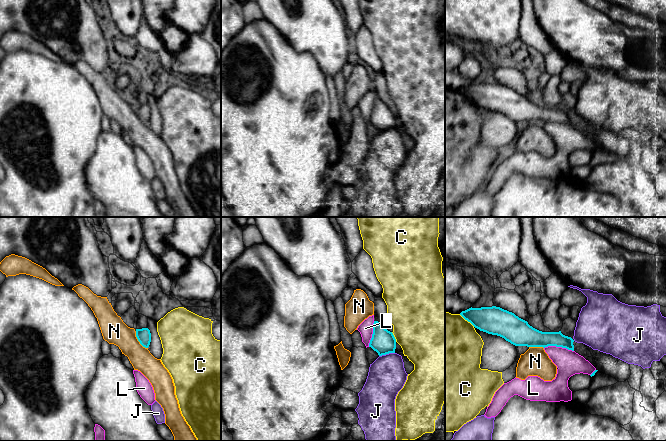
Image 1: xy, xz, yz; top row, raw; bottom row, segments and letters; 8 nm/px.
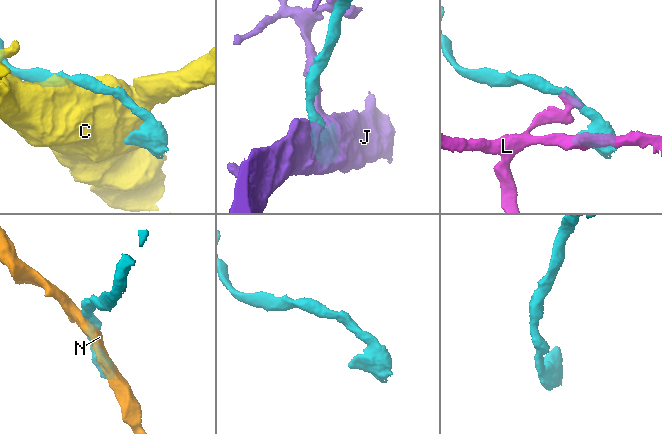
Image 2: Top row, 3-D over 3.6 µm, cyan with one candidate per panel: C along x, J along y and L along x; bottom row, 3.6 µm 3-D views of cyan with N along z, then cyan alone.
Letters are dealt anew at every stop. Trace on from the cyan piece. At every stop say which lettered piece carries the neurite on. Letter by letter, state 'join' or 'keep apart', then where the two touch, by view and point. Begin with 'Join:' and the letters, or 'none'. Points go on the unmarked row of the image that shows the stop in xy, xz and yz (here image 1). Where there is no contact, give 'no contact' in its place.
Join: none
C: keep apart | yz (467, 96)
J: keep apart | xz (386, 129)
L: keep apart | yz (559, 122)
N: keep apart | xy (138, 116)

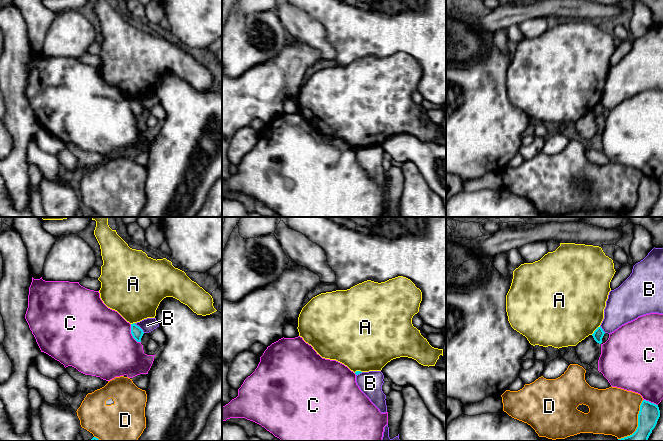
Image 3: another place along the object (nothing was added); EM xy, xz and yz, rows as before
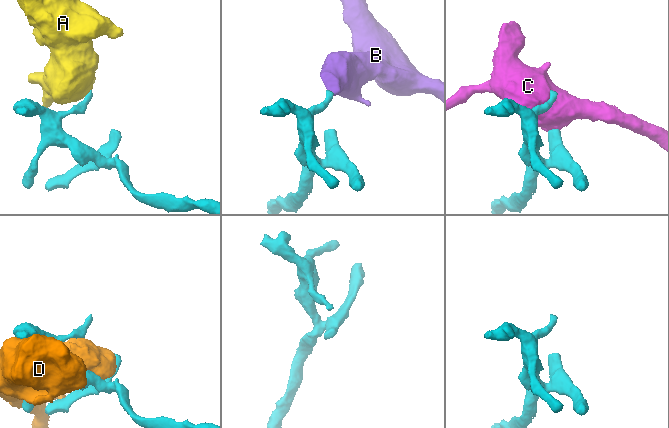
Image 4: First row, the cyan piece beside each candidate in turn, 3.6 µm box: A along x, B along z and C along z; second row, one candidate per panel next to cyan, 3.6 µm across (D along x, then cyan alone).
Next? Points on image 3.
Join: none
A: keep apart | yz (595, 106)
B: keep apart | xy (139, 103)
C: keep apart | xy (131, 109)
D: keep apart | yz (638, 200)

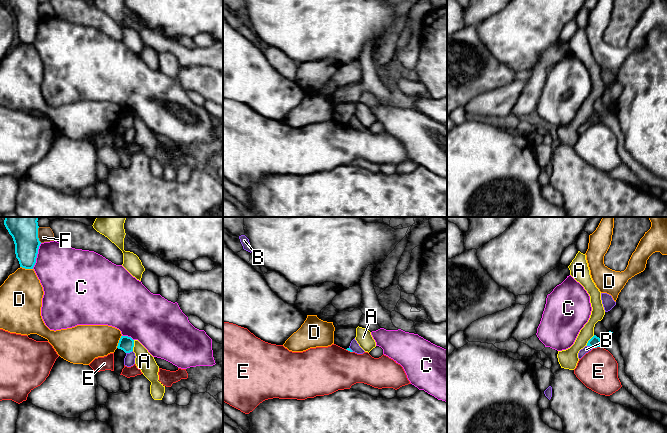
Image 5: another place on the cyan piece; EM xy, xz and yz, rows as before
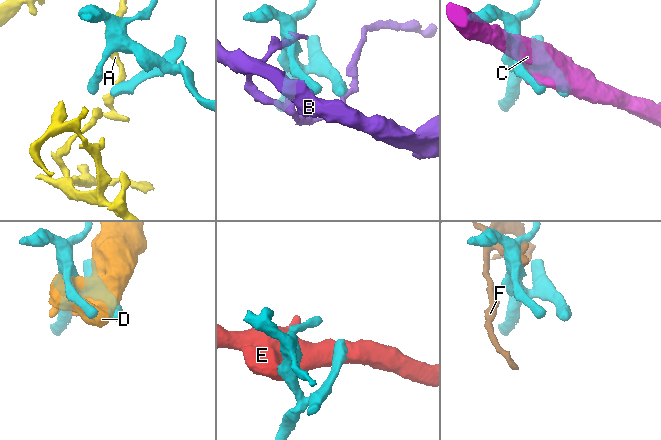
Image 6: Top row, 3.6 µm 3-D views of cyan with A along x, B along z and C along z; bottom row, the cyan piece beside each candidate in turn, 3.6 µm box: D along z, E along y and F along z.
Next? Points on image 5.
Join: none
A: keep apart | xy (133, 121)
B: keep apart | xy (129, 128)
C: keep apart | xy (36, 32)
D: keep apart | xy (26, 44)
E: keep apart | yz (596, 123)
F: keep apart | xy (37, 11)

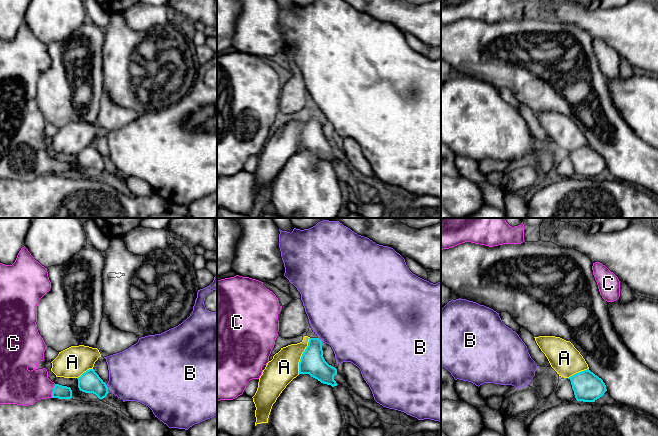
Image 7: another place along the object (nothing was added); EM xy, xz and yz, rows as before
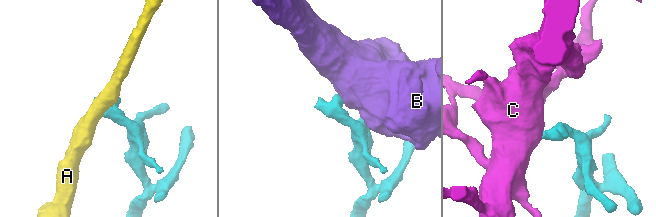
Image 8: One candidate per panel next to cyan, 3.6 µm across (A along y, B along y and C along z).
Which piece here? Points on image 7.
Join: C
A: keep apart | xz (301, 132)
B: keep apart | xy (107, 163)
C: join | xy (53, 167)

